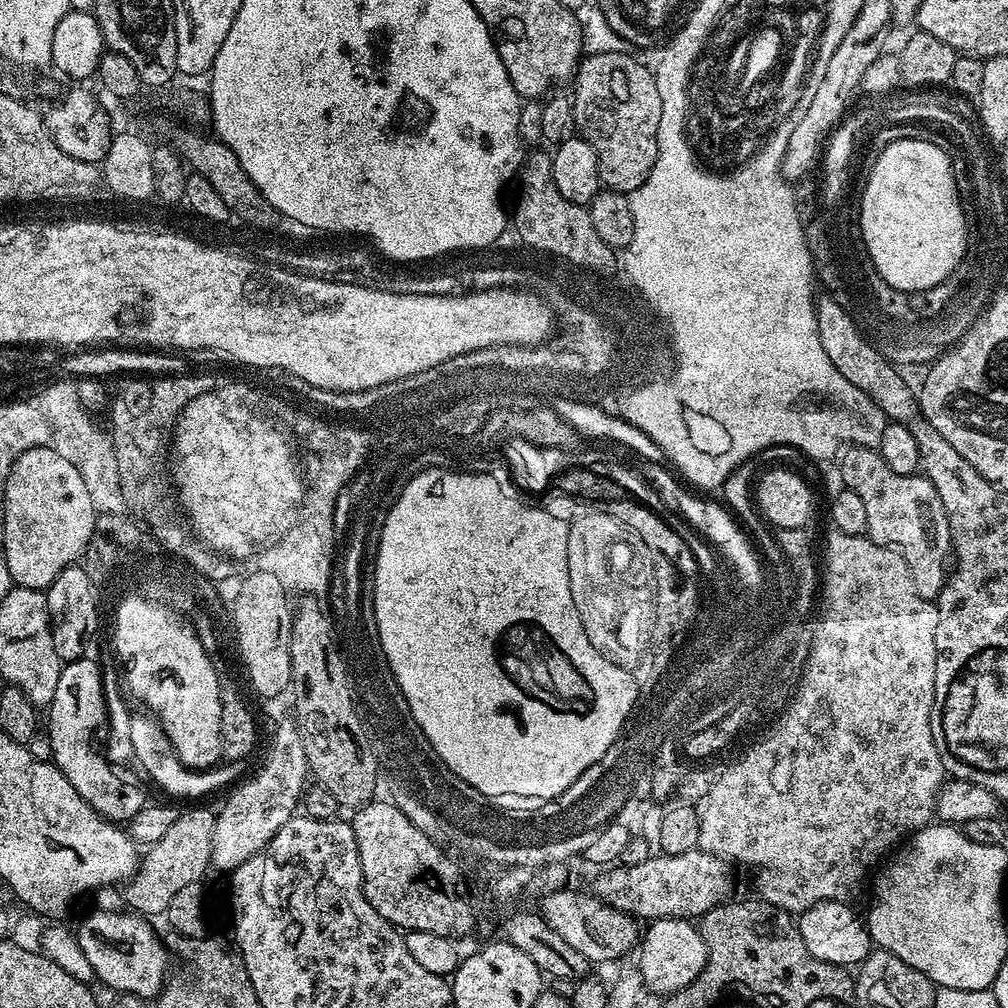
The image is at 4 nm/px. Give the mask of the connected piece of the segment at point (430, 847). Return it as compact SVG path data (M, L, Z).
M373 798L351 813L362 862L364 893L384 920L408 932L461 938L476 924L472 904L460 885L462 872L440 844L427 836L395 802Z

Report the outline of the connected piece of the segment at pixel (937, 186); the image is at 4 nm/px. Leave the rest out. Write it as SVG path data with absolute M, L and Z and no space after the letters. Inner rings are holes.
M893 139L891 142L885 143L879 149L880 157L872 164L872 169L868 172L868 181L862 186L862 210L861 222L862 231L868 236L870 249L870 258L877 270L884 272L887 280L892 280L894 287L927 287L930 282L936 282L940 279L940 275L948 269L951 264L956 264L956 255L960 255L961 250L965 248L966 225L964 216L964 207L960 200L960 190L956 188L957 173L952 173L952 160L939 148L936 144L931 144L928 140L898 140Z

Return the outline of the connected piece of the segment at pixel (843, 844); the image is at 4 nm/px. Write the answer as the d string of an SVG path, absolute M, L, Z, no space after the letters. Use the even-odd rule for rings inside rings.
M835 530L829 531L829 533L828 545L824 548L824 560L822 556L822 592L824 588L824 605L819 609L824 617L824 622L821 623L819 633L815 635L815 651L811 652L812 661L808 665L808 673L804 678L804 688L801 689L799 695L795 695L798 703L793 705L788 717L780 720L779 727L775 728L775 731L772 732L772 735L768 736L768 739L763 739L760 746L756 747L755 751L743 763L740 763L739 767L734 767L731 771L727 771L716 785L711 787L710 792L702 799L702 803L698 808L700 814L700 829L698 830L699 851L709 852L711 856L717 856L729 862L735 862L737 860L738 863L745 864L748 868L765 868L768 872L764 872L760 876L761 888L760 892L758 892L759 899L763 900L766 904L771 904L773 908L789 914L802 913L810 906L814 906L818 902L826 902L827 900L851 901L853 899L851 896L856 896L863 890L864 883L868 880L868 875L872 871L874 871L873 873L877 871L876 863L887 854L888 848L894 847L900 839L903 841L905 838L911 837L913 832L919 832L920 829L926 828L929 824L933 823L934 817L936 816L936 796L946 783L946 773L942 766L942 758L938 758L936 747L932 741L932 707L934 706L934 674L936 673L936 643L934 642L934 634L938 630L938 610L936 609L935 603L926 598L922 598L922 594L918 594L918 590L914 590L914 578L910 578L910 570L902 558L902 554L898 554L886 546L878 546L873 540L869 540L867 535L855 536L854 534L846 534L845 532L837 532ZM844 720L876 720L876 726L874 726L876 732L870 734L870 736L858 734L858 738L852 740L846 734Z

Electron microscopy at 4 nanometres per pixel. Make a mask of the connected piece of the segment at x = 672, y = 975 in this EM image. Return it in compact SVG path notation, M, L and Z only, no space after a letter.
M691 919L687 920L653 920L647 925L638 944L640 961L638 967L644 980L645 989L650 993L660 992L661 997L690 986L694 978L708 961L708 947L700 937L700 929Z

